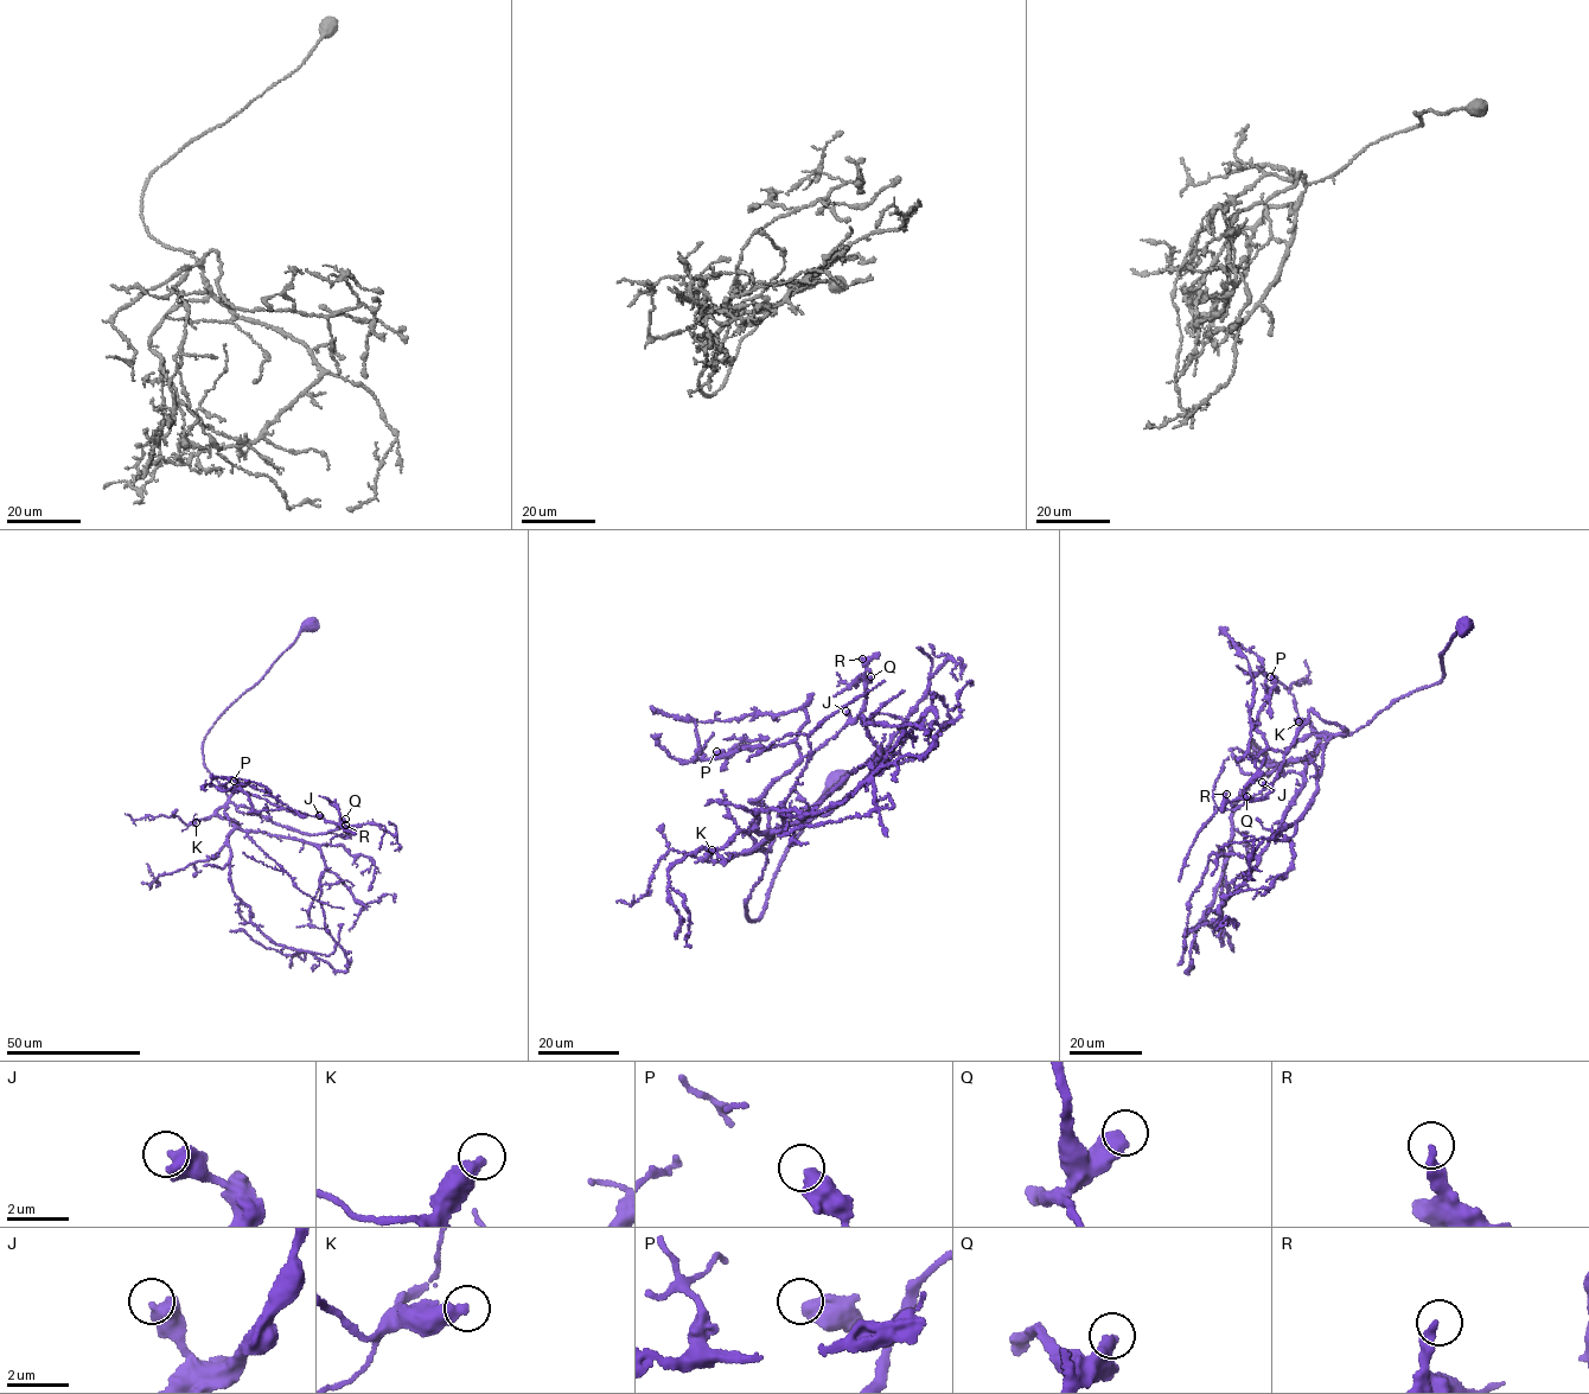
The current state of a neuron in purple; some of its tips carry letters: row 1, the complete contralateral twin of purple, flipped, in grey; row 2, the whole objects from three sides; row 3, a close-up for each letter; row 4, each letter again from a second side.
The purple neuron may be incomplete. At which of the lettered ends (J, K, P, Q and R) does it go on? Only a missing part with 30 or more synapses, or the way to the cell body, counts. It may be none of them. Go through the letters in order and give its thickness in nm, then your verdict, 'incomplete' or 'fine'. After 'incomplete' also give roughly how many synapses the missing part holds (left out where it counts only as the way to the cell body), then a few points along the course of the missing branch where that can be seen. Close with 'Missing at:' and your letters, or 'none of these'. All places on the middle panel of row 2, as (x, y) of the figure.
J: calibre 600 nm; fine
K: calibre 460 nm; incomplete; 45 synapses; course (712, 850), (714, 834), (708, 819), (677, 795), (693, 771)
P: calibre 550 nm; fine
Q: calibre 550 nm; fine
R: calibre 260 nm; fine
Missing at: K

